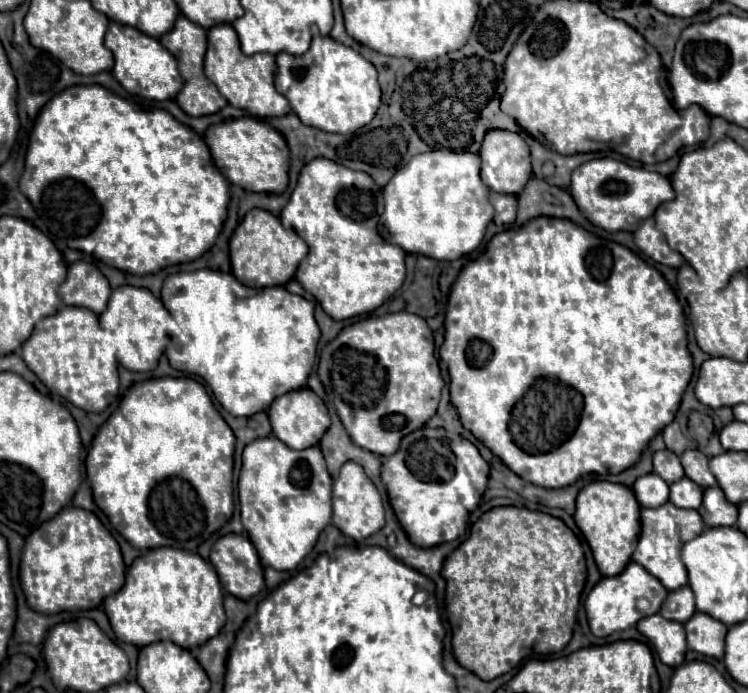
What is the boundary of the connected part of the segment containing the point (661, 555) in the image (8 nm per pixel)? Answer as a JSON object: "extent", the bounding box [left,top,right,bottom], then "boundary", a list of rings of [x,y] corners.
{"extent":[633,501,703,591],"boundary":[[[671,501],[659,507],[643,507],[641,509],[641,537],[637,549],[633,553],[633,561],[643,565],[651,575],[655,575],[669,591],[679,589],[679,585],[687,585],[687,571],[681,559],[681,545],[687,537],[695,537],[695,533],[703,531],[703,519],[693,509],[675,507]]]}

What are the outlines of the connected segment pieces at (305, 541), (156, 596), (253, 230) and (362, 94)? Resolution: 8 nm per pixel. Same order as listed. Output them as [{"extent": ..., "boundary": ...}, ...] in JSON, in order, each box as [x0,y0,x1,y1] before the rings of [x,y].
[{"extent":[237,435,333,571],"boundary":[[[269,435],[255,439],[243,449],[243,467],[237,483],[241,523],[263,565],[289,571],[313,549],[319,533],[331,523],[331,483],[333,479],[317,445],[295,451],[275,435]]]},{"extent":[103,547,225,649],"boundary":[[[157,547],[137,557],[125,573],[125,585],[107,597],[103,607],[117,639],[137,647],[167,639],[193,649],[225,625],[223,589],[215,567],[201,555],[175,547]]]},{"extent":[229,209,307,287],"boundary":[[[251,209],[235,229],[229,241],[229,251],[231,271],[243,285],[267,287],[285,285],[293,279],[299,261],[307,255],[307,243],[295,231],[287,231],[273,213],[265,209]]]},{"extent":[275,35,381,133],"boundary":[[[315,35],[307,53],[279,53],[275,59],[275,87],[289,99],[291,109],[305,125],[331,133],[353,133],[375,117],[381,105],[377,69],[355,49],[331,37]]]}]

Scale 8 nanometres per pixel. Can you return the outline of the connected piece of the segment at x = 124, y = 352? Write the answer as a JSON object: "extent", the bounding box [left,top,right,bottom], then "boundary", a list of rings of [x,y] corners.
{"extent":[99,285,171,373],"boundary":[[[121,285],[113,289],[107,309],[99,315],[99,324],[105,331],[112,333],[115,359],[117,359],[117,373],[120,367],[129,371],[151,371],[157,367],[159,357],[165,351],[169,341],[167,323],[171,315],[163,307],[161,299],[157,299],[149,289]]]}

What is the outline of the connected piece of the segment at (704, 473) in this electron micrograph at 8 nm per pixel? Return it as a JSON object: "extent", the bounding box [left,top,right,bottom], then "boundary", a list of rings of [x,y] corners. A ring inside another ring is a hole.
{"extent":[679,449,717,487],"boundary":[[[687,449],[679,455],[679,459],[685,469],[685,475],[691,477],[699,487],[717,485],[715,475],[709,471],[709,459],[699,449]]]}

